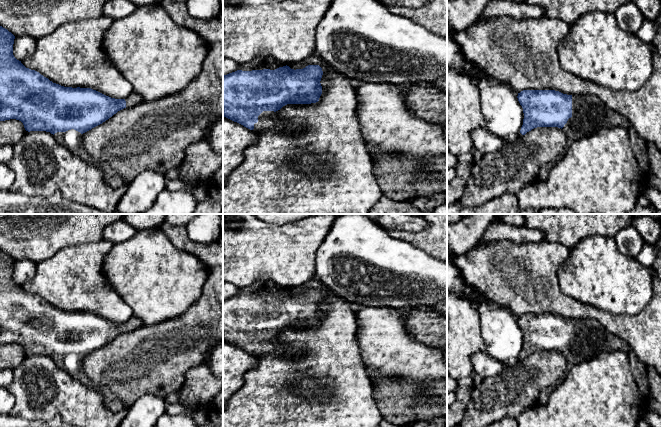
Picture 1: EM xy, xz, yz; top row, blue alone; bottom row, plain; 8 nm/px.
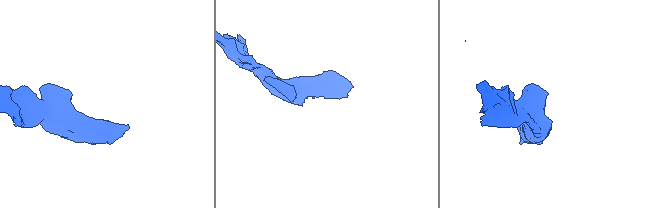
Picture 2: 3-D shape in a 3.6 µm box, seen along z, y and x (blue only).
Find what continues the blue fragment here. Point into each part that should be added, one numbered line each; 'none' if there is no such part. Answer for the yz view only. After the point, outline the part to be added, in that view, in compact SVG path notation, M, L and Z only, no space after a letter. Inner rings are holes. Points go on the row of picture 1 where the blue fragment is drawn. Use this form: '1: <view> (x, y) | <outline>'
1: yz (590, 115) | M572 95L572 117L562 128L567 143L596 134L604 128L622 126L629 129L631 144L640 171L646 175L649 167L647 144L638 137L631 128L628 120L606 106L598 97L585 95Z

